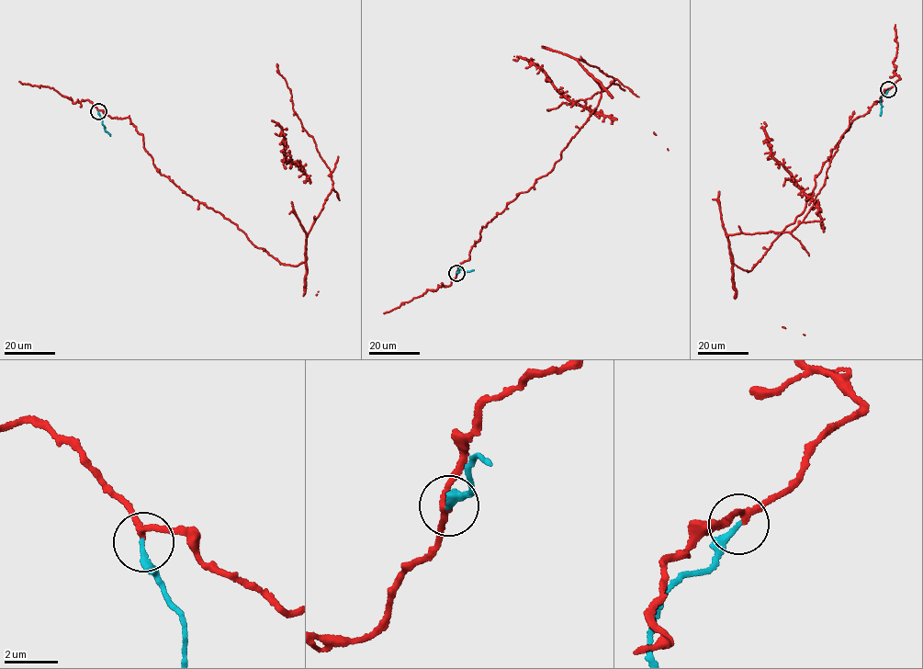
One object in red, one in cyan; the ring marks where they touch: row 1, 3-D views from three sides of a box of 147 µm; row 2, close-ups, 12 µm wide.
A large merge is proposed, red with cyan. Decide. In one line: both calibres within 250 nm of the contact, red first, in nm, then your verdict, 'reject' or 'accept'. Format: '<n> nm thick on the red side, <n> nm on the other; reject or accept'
200 nm thick on the red side, 220 nm on the other; reject

